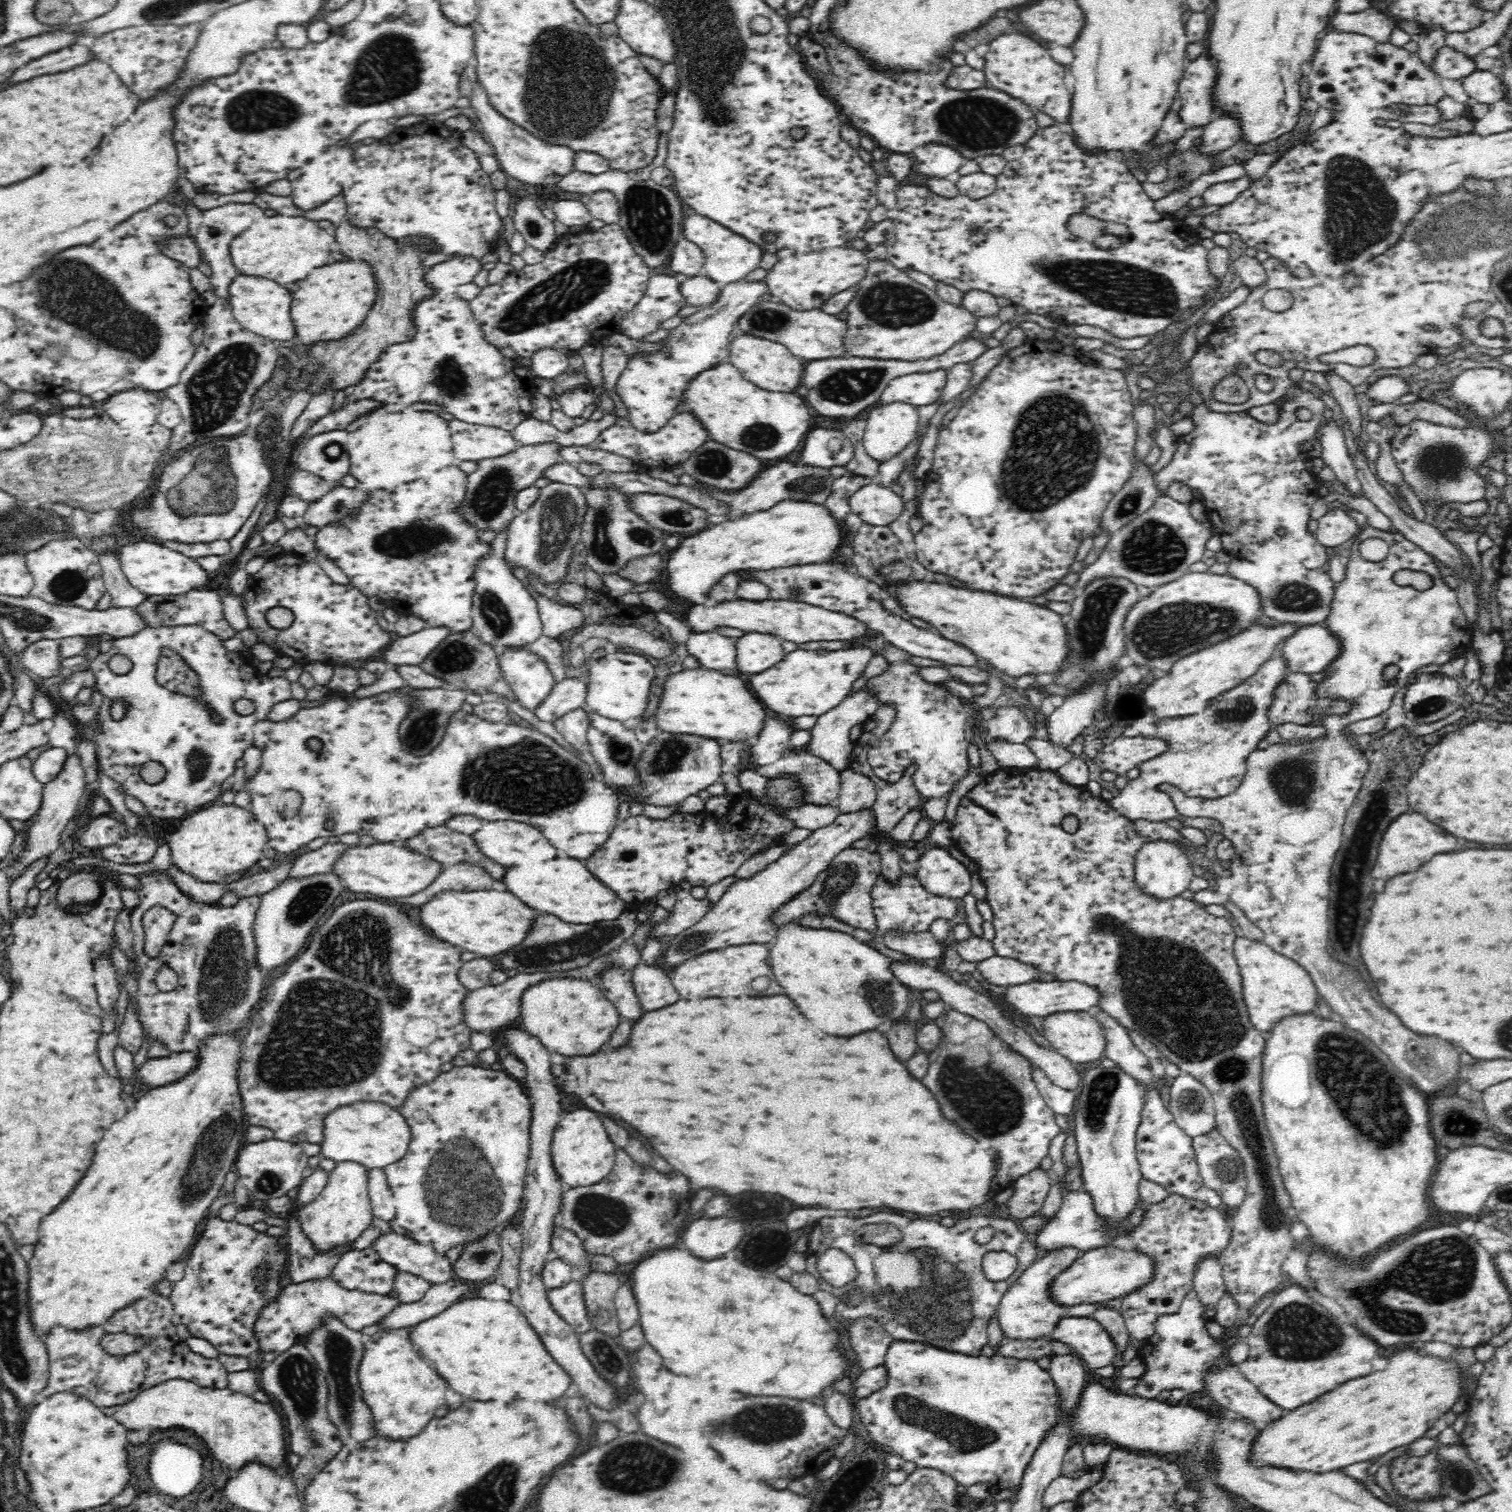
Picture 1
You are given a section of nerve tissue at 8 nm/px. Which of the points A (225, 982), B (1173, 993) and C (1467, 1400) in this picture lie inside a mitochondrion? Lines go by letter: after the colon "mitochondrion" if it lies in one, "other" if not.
A: mitochondrion
B: mitochondrion
C: other

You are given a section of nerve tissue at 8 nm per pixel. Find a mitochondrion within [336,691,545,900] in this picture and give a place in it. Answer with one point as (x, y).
(421, 734)

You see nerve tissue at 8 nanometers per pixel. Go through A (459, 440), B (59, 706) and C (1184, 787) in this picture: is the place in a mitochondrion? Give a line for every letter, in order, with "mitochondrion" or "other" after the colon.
A: other
B: other
C: other

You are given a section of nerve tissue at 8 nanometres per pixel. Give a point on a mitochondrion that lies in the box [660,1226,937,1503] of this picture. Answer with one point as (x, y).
(768, 1424)

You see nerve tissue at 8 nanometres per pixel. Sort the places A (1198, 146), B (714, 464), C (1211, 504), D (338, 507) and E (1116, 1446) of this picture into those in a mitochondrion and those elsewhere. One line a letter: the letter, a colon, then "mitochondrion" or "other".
A: other
B: mitochondrion
C: other
D: mitochondrion
E: other

